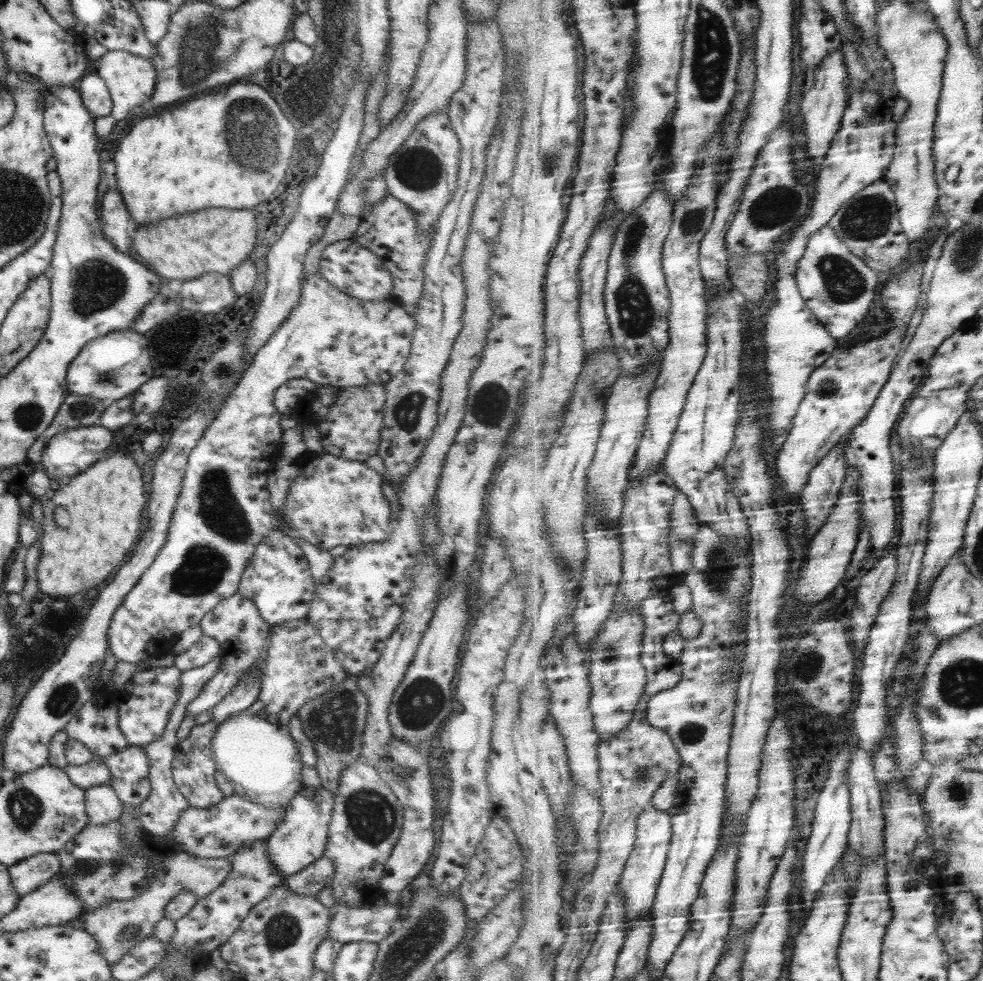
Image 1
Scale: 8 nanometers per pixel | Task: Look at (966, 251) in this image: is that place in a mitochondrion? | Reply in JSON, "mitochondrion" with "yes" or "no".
{"mitochondrion":"yes"}

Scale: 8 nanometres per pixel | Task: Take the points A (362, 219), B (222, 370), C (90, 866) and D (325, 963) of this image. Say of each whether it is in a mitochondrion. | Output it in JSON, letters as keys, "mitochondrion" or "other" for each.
{"A":"other","B":"mitochondrion","C":"mitochondrion","D":"other"}

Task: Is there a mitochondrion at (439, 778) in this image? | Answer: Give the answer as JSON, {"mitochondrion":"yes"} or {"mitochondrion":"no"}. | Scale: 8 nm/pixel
{"mitochondrion":"no"}

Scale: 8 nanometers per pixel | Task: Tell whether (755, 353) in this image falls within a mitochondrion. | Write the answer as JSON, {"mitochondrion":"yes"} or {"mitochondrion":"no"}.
{"mitochondrion":"no"}

